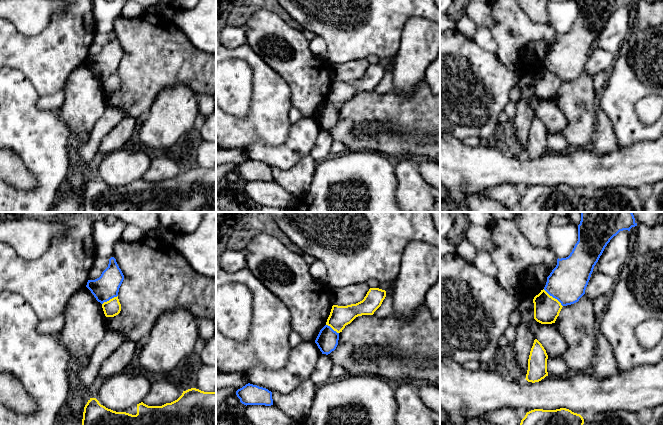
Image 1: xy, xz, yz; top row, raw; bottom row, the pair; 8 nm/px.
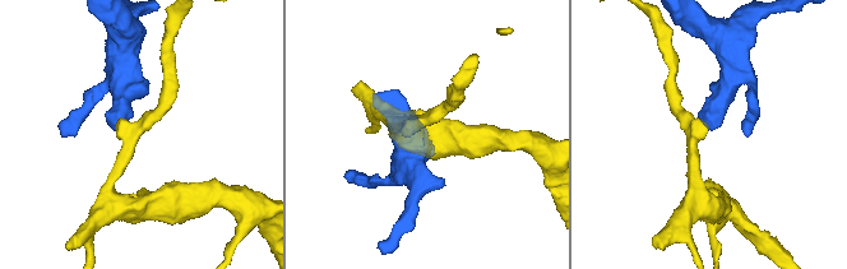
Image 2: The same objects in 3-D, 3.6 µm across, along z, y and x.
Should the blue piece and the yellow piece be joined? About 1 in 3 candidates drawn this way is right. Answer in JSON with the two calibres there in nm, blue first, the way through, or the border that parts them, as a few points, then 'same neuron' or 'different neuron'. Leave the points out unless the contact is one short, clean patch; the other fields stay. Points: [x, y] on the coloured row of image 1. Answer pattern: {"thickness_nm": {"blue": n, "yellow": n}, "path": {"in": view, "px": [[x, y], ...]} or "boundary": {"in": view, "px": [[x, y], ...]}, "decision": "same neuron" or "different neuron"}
{"thickness_nm": {"blue": 320, "yellow": 200}, "boundary": {"in": "yz", "px": [[543, 289], [562, 306]]}, "decision": "different neuron"}

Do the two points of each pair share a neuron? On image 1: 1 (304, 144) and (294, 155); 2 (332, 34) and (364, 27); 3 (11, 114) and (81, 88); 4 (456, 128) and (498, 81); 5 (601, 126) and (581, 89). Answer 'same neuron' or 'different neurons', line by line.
1: same neuron
2: same neuron
3: different neurons
4: same neuron
5: different neurons

